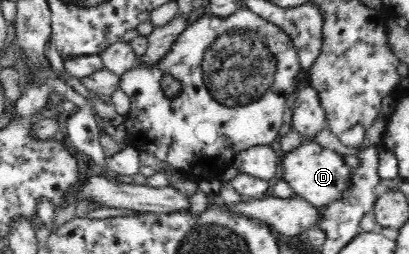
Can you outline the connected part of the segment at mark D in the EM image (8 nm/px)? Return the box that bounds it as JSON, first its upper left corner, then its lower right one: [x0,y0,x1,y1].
[281,142,353,210]

